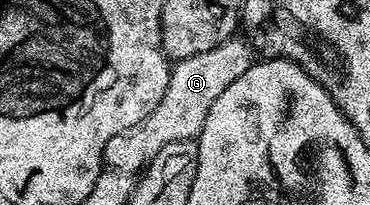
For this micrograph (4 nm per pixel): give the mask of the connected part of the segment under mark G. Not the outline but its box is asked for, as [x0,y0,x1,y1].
[104,37,254,175]

